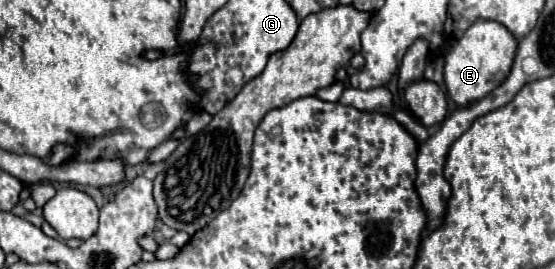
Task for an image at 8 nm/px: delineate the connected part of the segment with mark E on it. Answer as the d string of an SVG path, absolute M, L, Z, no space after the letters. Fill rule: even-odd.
M477 19L463 33L457 45L445 55L445 85L451 99L457 105L465 107L483 99L487 93L499 87L511 71L515 51L517 51L517 39L505 25L491 19Z

